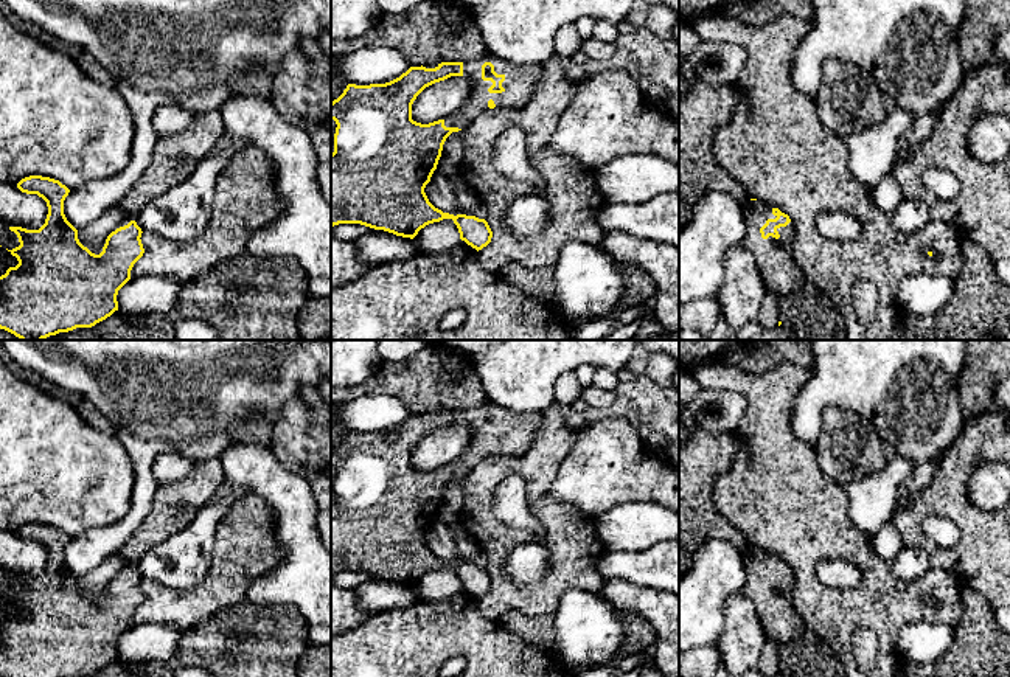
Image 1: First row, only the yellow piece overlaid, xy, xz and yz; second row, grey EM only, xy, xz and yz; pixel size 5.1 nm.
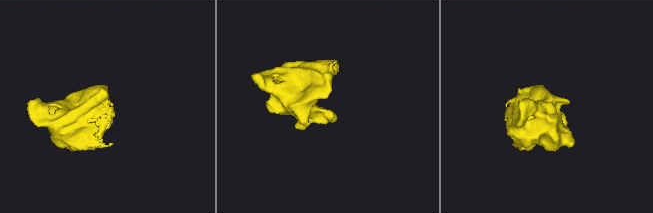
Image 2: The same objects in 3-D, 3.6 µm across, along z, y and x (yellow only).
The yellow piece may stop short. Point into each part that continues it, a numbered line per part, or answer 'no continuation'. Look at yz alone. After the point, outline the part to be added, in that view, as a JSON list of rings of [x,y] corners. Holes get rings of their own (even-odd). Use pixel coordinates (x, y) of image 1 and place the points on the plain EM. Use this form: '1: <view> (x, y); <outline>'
1: yz (802, 652); [[[749,548],[743,593],[755,606],[764,638],[778,647],[780,677],[847,677],[834,651],[811,630],[794,606],[794,575],[777,576],[780,585],[761,585],[760,576],[775,567],[772,554]]]

